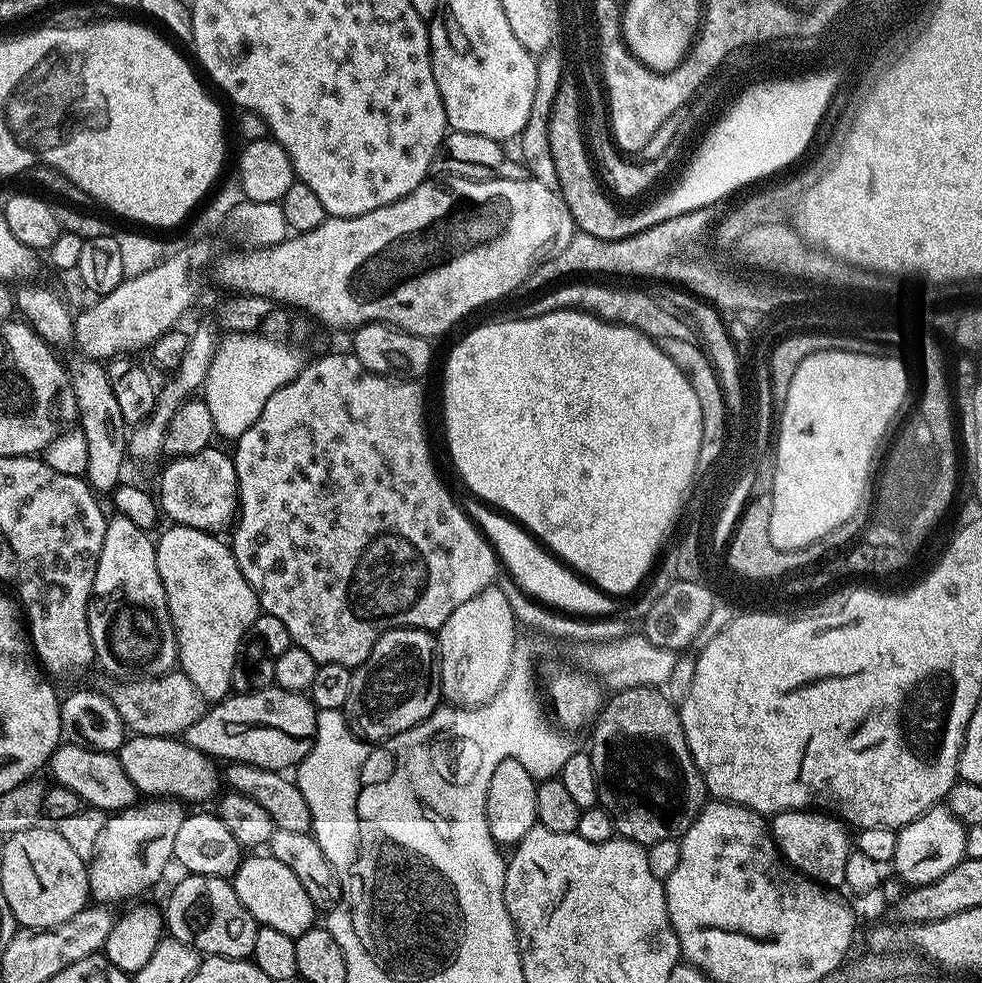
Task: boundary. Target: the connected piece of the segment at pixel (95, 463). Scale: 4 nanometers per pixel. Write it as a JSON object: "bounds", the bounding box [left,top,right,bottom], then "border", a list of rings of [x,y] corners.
{"bounds":[66,354,126,489],"border":[[[75,354],[66,360],[68,381],[76,395],[76,413],[79,431],[86,438],[86,479],[93,489],[115,489],[121,483],[126,461],[126,425],[122,410],[112,393],[112,380],[105,365],[99,359],[83,354]]]}

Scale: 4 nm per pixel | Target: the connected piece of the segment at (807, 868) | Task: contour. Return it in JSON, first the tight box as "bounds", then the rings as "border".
{"bounds":[770,810,850,890],"border":[[[797,810],[794,812],[777,812],[771,817],[770,831],[781,856],[804,876],[823,884],[829,890],[840,890],[845,887],[846,858],[850,851],[850,836],[847,836],[845,825],[837,817],[825,814],[820,810]]]}

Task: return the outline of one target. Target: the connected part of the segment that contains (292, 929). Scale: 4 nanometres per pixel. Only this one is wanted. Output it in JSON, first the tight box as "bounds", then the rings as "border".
{"bounds":[230,854,318,937],"border":[[[248,854],[241,859],[235,876],[231,877],[230,883],[234,894],[238,894],[238,902],[250,910],[250,914],[256,919],[257,925],[279,930],[281,934],[290,937],[298,937],[306,934],[308,928],[313,927],[318,910],[310,902],[310,896],[302,887],[302,882],[294,878],[294,870],[290,866],[282,866],[278,858],[271,854]]]}

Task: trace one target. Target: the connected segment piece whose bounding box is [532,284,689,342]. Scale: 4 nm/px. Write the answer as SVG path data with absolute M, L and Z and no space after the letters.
M564 284L561 288L552 288L549 292L544 292L541 296L536 296L532 300L535 315L550 314L557 312L563 308L574 308L582 312L588 312L591 316L598 317L608 324L625 324L634 330L638 330L642 334L651 336L653 340L660 341L662 338L680 338L684 336L682 342L689 342L688 328L684 328L684 324L680 324L680 320L672 320L672 316L668 316L659 299L655 295L651 296L648 292L643 292L640 288L615 288L612 284Z

